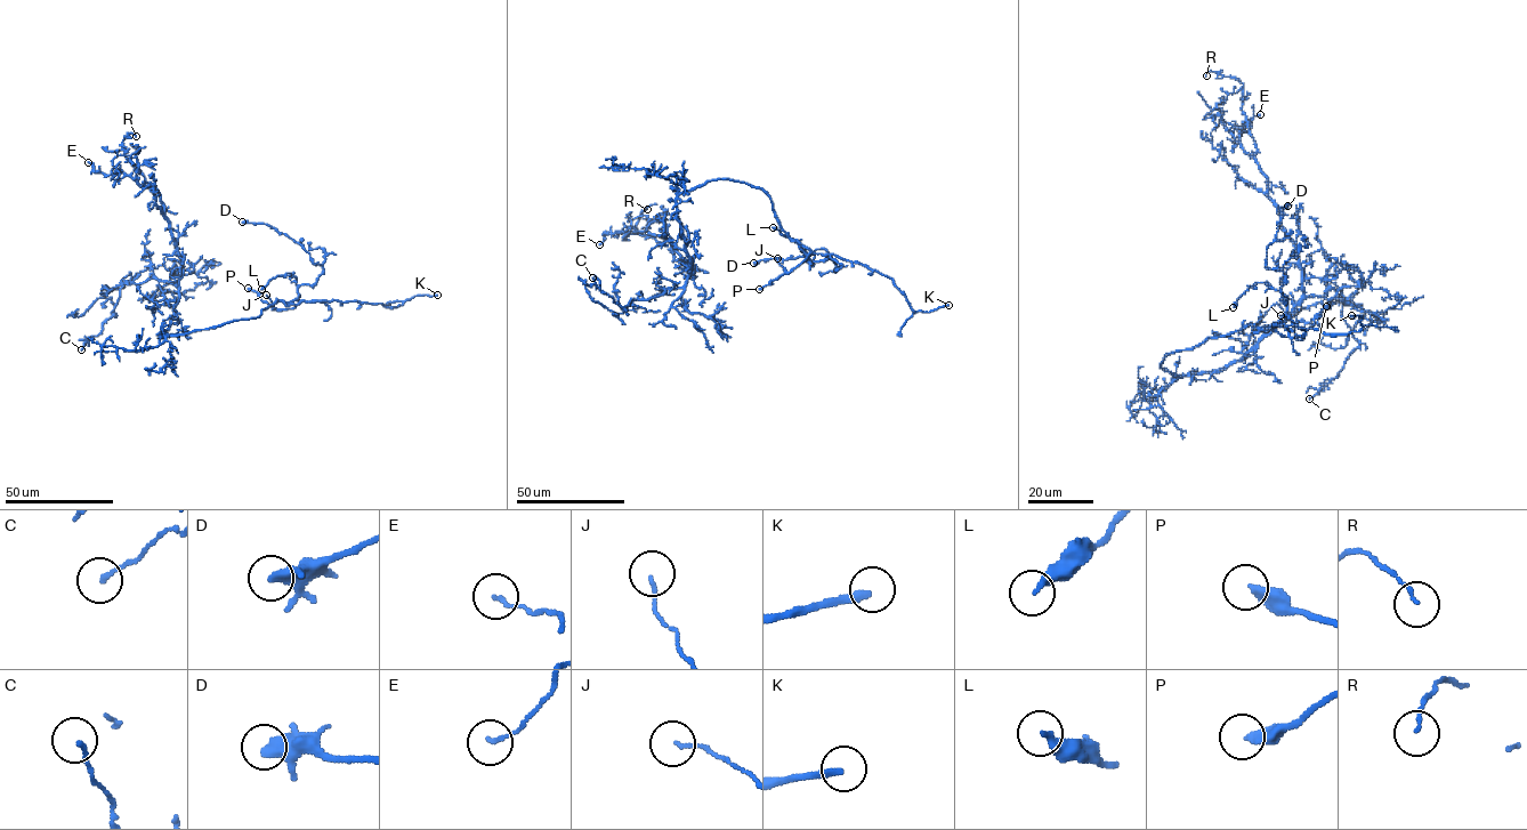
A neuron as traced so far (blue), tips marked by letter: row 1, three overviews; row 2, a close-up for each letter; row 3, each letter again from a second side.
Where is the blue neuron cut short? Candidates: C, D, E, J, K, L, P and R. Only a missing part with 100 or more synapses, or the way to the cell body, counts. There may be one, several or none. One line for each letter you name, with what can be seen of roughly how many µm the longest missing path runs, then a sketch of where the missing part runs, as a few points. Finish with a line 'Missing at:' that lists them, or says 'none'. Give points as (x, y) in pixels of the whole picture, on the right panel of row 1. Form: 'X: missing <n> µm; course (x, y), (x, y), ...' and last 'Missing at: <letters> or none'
K: missing 120 µm; course (1351, 315), (1355, 305), (1348, 323), (1340, 325), (1293, 311), (1281, 255), (1263, 220), (1267, 212)
Missing at: K

